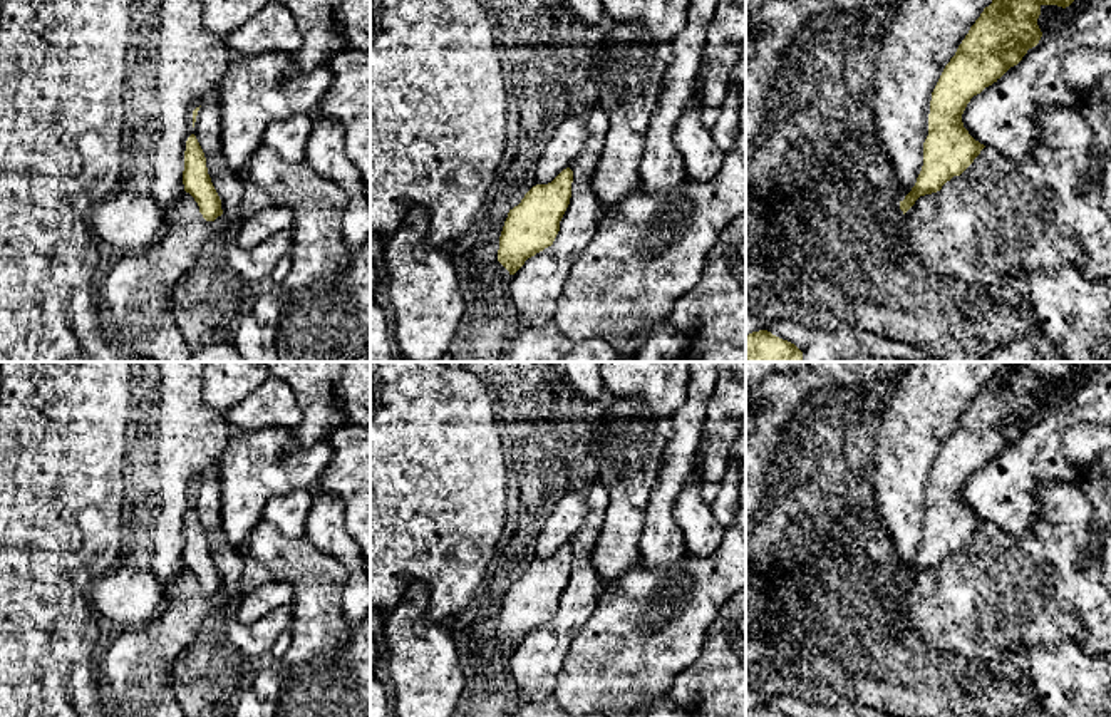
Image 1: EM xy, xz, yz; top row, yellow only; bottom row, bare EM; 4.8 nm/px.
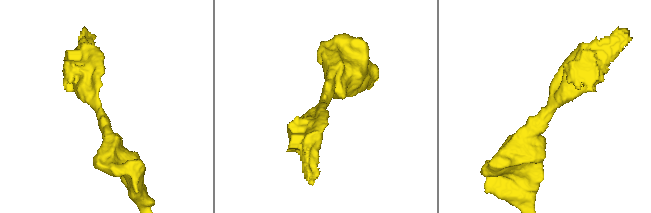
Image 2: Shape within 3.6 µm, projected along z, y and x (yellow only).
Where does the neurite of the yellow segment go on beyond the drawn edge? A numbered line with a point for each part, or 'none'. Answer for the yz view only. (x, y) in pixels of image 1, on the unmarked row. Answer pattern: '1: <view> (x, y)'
none

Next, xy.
none

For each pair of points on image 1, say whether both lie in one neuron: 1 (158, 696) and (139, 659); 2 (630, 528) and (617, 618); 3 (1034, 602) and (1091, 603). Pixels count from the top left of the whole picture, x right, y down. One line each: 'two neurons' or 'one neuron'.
1: one neuron
2: two neurons
3: two neurons

